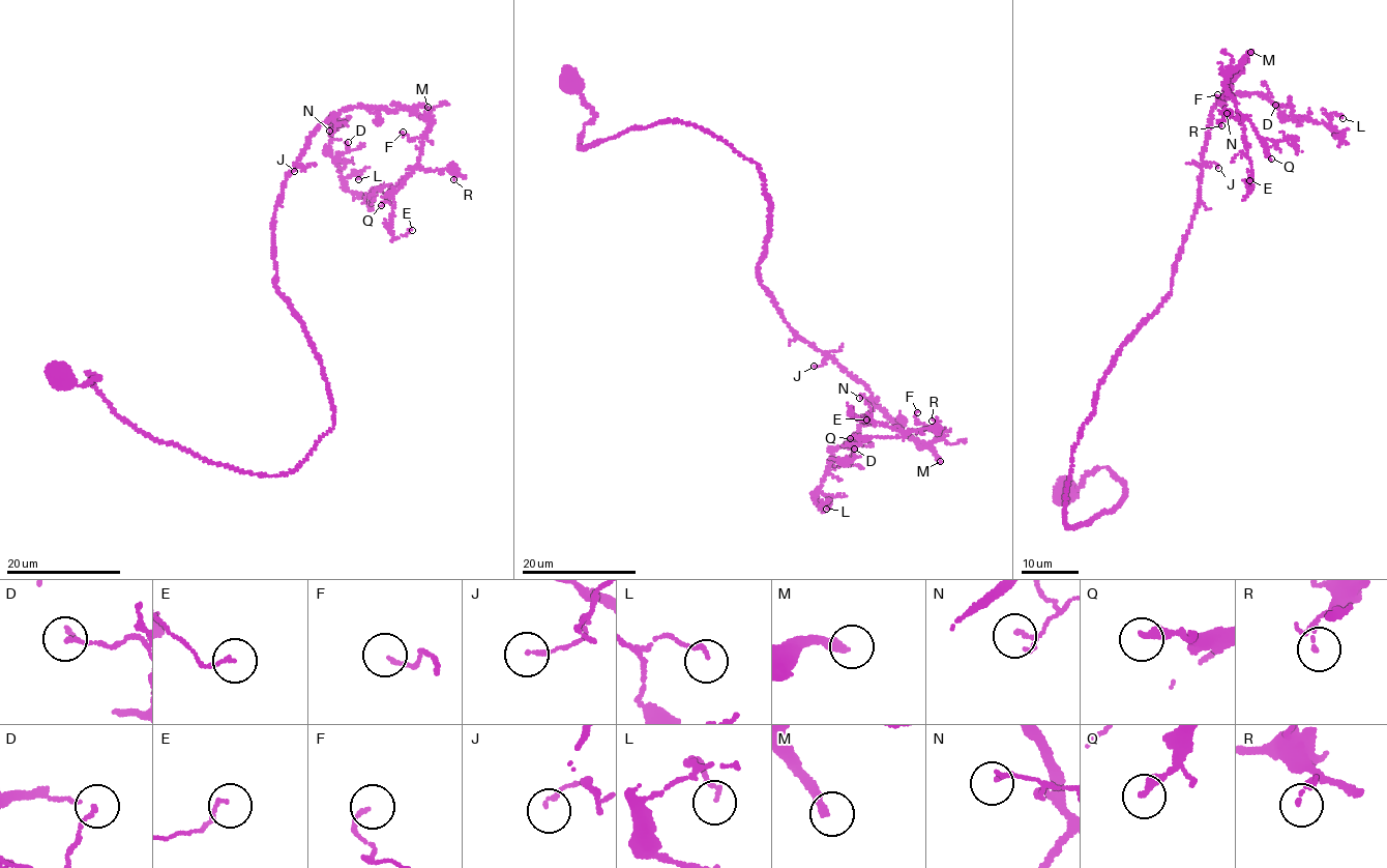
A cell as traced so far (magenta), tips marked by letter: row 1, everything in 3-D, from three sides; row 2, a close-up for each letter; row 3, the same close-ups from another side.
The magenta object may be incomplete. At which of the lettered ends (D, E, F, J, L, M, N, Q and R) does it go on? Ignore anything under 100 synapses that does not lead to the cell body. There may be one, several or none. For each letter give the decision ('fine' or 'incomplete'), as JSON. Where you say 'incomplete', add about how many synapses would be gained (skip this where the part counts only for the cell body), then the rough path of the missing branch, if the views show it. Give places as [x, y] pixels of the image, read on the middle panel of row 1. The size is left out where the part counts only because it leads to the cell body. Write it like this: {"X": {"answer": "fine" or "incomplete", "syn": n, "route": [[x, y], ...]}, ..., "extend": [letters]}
{"D": {"answer": "fine"}, "E": {"answer": "fine"}, "F": {"answer": "fine"}, "J": {"answer": "fine"}, "L": {"answer": "fine"}, "M": {"answer": "incomplete", "syn": 300}, "N": {"answer": "fine"}, "Q": {"answer": "fine"}, "R": {"answer": "fine"}, "extend": ["M"]}

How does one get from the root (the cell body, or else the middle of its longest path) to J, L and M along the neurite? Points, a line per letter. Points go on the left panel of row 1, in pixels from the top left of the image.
J: (59, 377), (92, 374), (139, 430), (213, 463), (298, 466), (334, 413), (275, 285), (272, 223), (294, 171)
L: (59, 377), (213, 463), (293, 470), (334, 413), (274, 206), (332, 115), (358, 179)
M: (59, 377), (213, 463), (293, 470), (334, 413), (275, 285), (287, 174), (332, 115), (428, 107)

